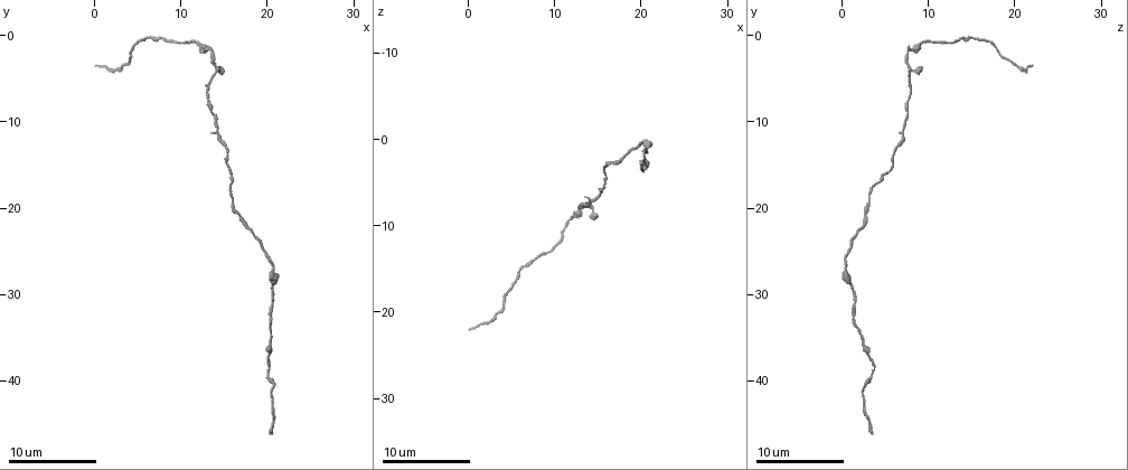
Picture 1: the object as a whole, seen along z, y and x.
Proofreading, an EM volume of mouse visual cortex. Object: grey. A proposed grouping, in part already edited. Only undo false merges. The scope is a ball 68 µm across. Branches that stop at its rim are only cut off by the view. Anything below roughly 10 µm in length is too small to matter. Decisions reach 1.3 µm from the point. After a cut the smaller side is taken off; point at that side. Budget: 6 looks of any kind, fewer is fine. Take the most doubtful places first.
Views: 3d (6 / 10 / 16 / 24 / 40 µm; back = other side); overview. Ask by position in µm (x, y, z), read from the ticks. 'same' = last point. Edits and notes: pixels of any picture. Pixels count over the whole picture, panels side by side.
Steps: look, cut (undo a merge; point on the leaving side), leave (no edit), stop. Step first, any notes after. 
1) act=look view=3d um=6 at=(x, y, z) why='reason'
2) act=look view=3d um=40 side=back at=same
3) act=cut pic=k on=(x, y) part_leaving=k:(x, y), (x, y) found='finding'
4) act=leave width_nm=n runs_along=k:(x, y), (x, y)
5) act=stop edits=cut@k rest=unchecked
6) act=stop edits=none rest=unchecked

act=look view=3d um=16 at=(14.0, 4.6, 7.8) why='thick turns thin'

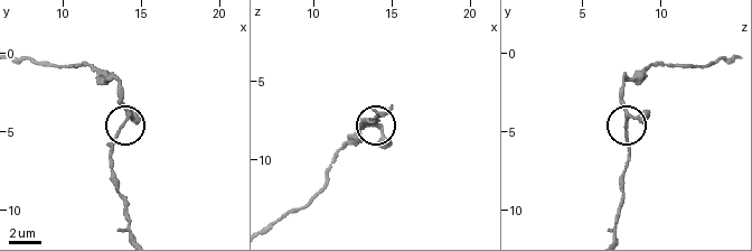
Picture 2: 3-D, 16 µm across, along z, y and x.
act=leave runs_along=2:(131, 232), (112, 164), (112, 143), (124, 119), (120, 84) found='one neuron here'

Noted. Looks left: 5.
act=look view=3d um=16 at=(20.8, 29.2, 1.2) why='sudden change in width'

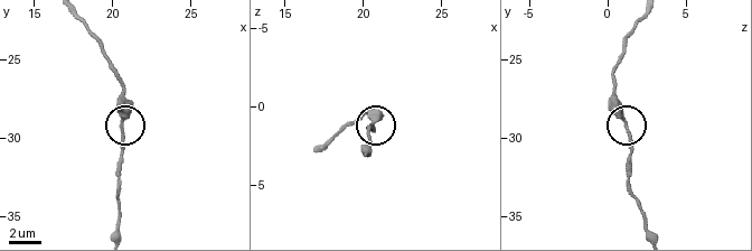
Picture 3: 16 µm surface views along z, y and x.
act=leave runs_along=3:(644, 18), (616, 66), (616, 111), (628, 131), (631, 166) found='all the same neuron'

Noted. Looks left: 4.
act=look view=3d um=16 at=(15.6, 15.2, 6.0)

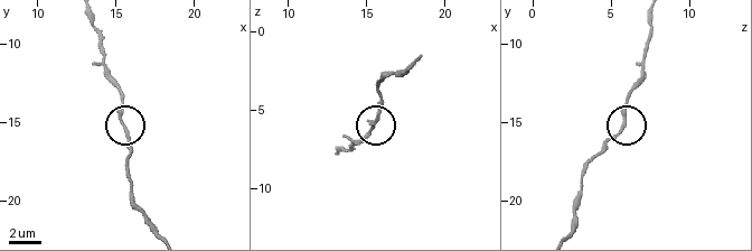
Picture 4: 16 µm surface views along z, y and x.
act=leave found='continuous, no second neuron'

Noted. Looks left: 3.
act=stop edits=none rest=unchecked

